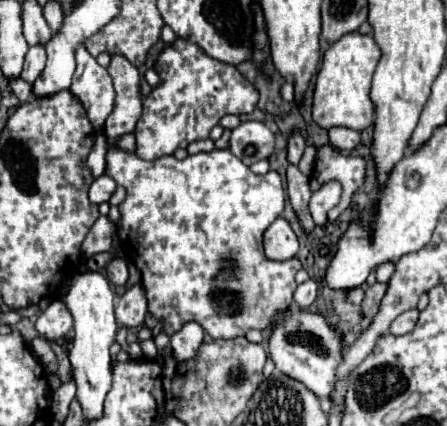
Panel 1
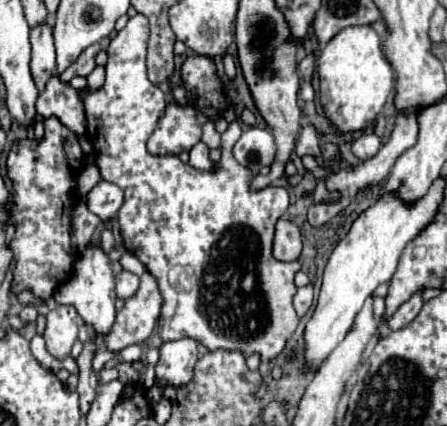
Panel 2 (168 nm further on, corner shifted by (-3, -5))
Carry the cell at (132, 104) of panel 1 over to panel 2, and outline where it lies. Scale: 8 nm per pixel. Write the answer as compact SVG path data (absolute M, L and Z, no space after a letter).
M137 13L109 43L103 87L95 89L95 93L87 93L87 87L83 89L87 137L93 145L99 173L105 181L115 183L125 191L125 203L119 209L119 225L125 247L129 253L137 255L147 271L159 281L159 289L165 297L159 317L159 337L163 341L191 337L209 347L209 351L229 349L239 351L245 357L257 353L263 363L269 363L283 353L287 341L299 325L299 317L291 301L297 291L293 277L301 265L299 261L277 261L271 253L275 223L287 211L289 195L283 187L271 185L263 191L249 189L253 173L241 167L231 155L231 149L241 135L239 121L229 123L223 133L223 157L217 163L215 173L193 169L177 155L153 155L147 151L147 139L167 107L165 93L147 77L147 39L149 21L145 15Z

